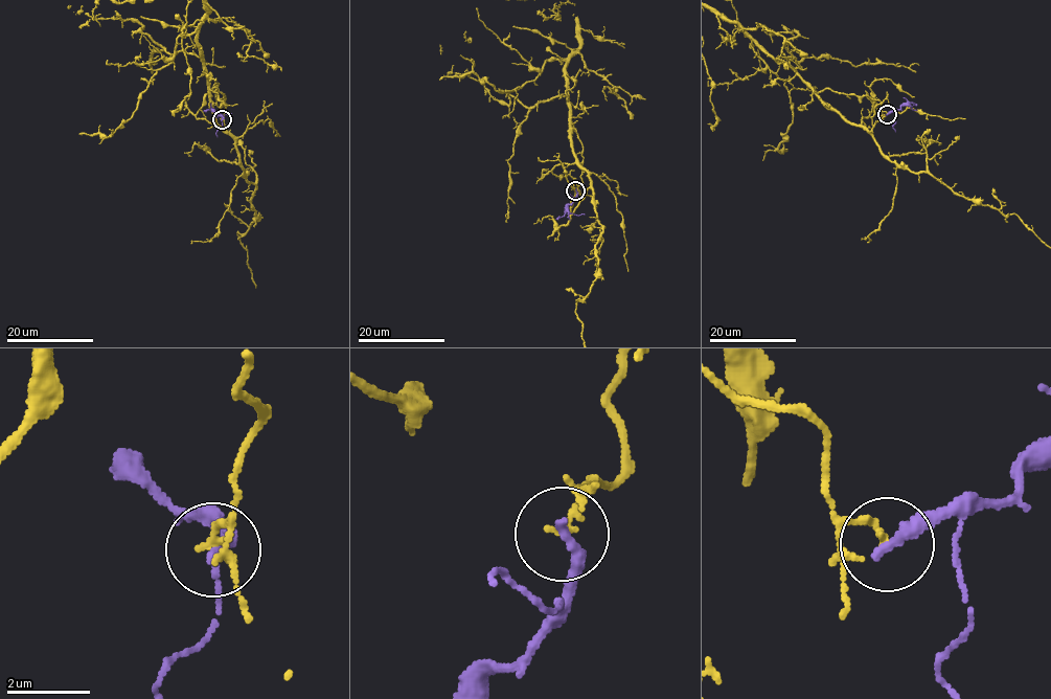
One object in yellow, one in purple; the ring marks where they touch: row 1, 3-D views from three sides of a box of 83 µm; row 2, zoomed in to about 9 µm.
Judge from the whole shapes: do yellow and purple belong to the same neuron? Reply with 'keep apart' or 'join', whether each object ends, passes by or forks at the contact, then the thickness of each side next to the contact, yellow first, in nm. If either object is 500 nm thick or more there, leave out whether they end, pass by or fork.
keep apart | yellow ends | purple ends | 180/320 nm

